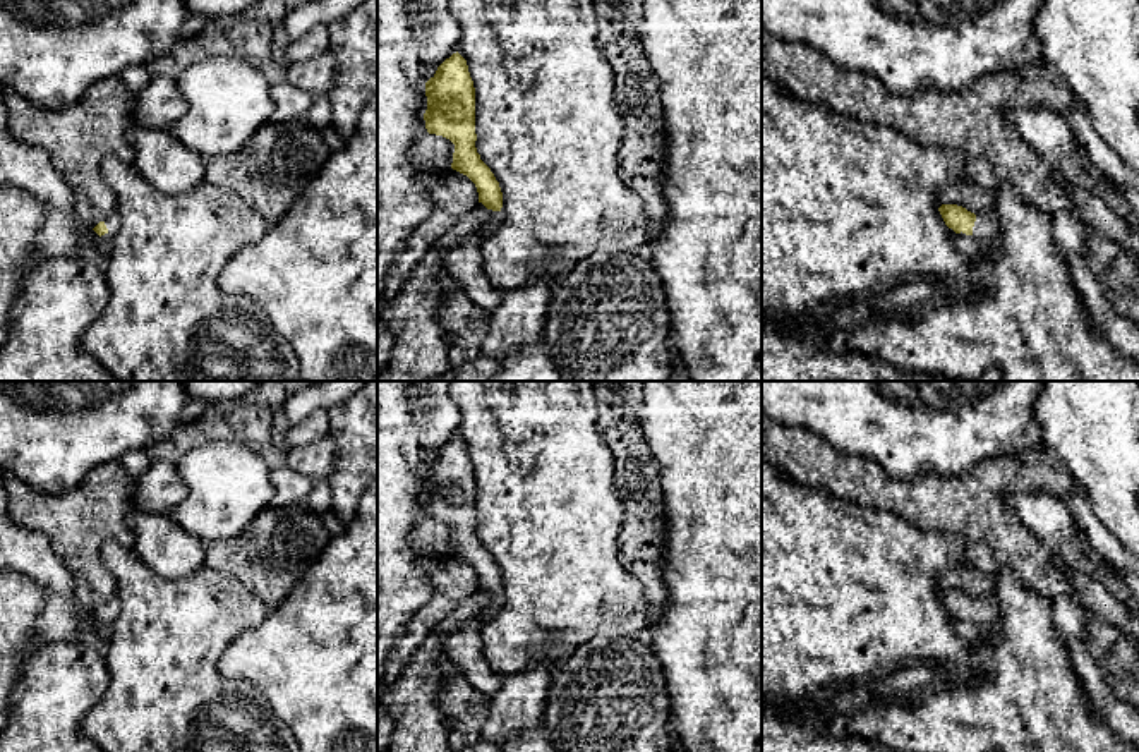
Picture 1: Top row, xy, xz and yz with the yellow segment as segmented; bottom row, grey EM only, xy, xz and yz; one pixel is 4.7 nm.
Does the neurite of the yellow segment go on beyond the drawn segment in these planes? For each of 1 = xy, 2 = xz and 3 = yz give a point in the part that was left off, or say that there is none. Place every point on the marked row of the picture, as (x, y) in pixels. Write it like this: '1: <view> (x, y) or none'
1: xy (112, 220)
2: xz (496, 218)
3: yz (985, 229)

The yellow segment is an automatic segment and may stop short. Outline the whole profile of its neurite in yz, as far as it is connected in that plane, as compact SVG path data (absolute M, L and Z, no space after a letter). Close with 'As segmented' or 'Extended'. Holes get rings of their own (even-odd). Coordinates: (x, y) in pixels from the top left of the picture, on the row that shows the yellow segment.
M942 204L938 208L945 225L959 235L973 235L983 246L997 240L998 220L993 213L971 213L957 204Z. Extended

